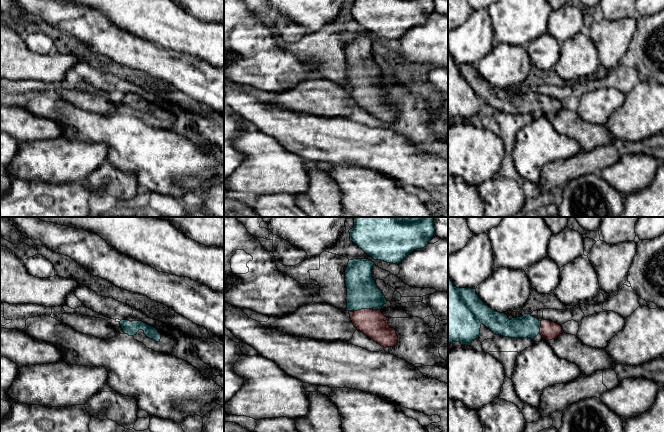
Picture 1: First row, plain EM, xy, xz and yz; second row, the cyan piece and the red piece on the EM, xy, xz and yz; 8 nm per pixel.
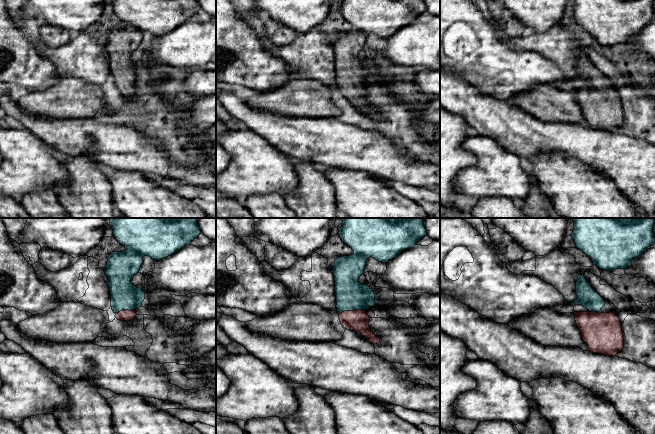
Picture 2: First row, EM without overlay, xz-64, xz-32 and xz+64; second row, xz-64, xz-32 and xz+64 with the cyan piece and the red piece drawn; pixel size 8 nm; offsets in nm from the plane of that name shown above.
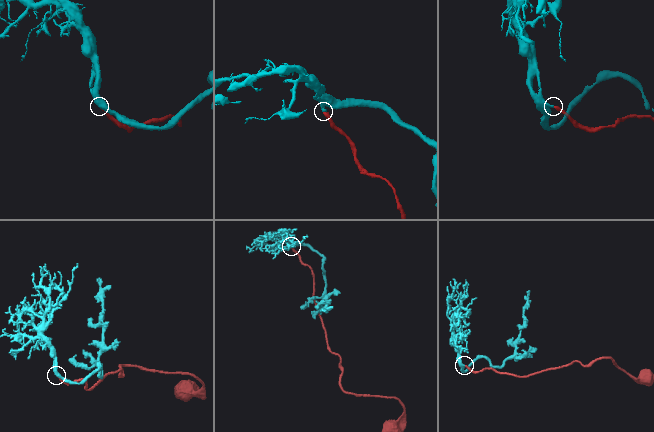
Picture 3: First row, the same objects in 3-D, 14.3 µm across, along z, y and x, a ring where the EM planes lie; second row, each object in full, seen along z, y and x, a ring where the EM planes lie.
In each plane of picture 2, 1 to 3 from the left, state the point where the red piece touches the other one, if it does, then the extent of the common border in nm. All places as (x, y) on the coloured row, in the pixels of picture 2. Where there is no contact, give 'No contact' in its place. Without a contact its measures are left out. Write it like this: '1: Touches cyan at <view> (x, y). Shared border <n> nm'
1: Touches cyan at xz-64 (129, 310). Shared border 60 nm
2: Touches cyan at xz-32 (351, 310). Shared border 220 nm
3: Touches cyan at xz+64 (595, 311). Shared border 70 nm

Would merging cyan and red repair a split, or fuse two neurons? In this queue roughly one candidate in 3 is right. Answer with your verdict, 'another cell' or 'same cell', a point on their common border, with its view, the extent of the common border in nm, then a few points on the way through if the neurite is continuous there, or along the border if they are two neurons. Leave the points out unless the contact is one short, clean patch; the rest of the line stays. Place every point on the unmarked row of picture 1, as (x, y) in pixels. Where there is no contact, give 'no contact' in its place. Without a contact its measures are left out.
same cell; contact xz (364, 84); length 260 nm; way xz (362, 68), (364, 84), (366, 92), (373, 99)

